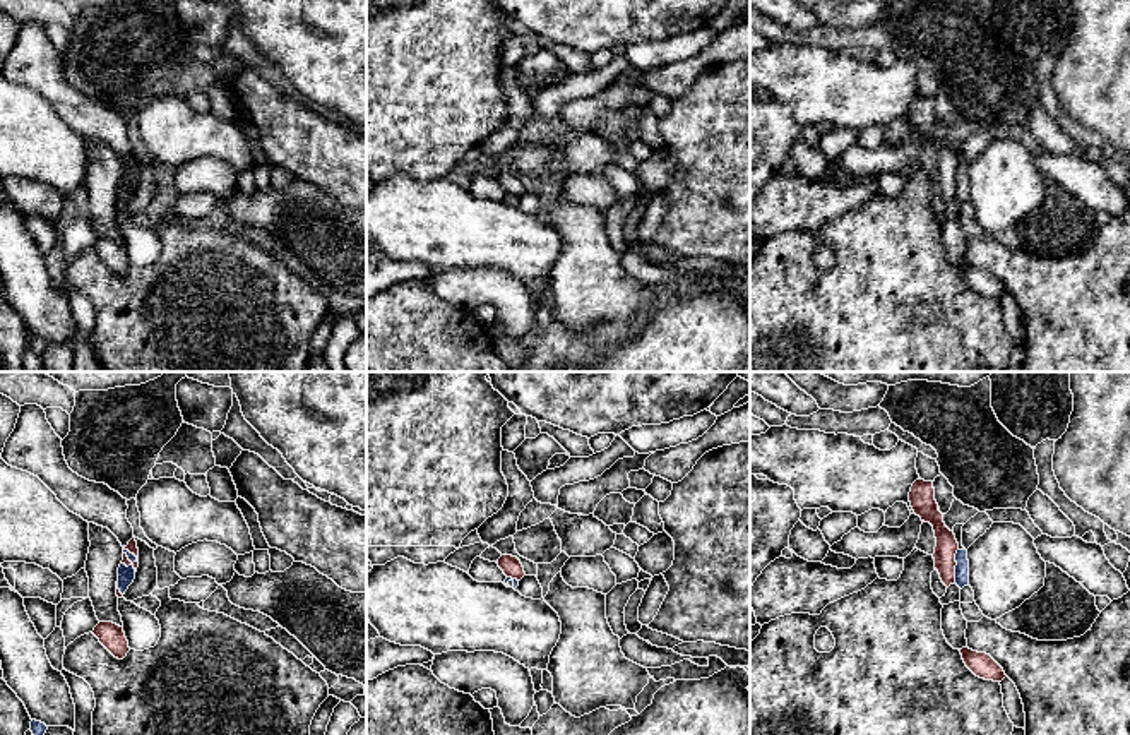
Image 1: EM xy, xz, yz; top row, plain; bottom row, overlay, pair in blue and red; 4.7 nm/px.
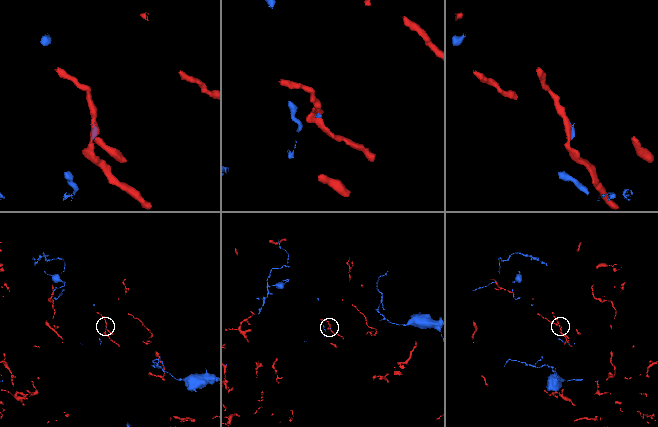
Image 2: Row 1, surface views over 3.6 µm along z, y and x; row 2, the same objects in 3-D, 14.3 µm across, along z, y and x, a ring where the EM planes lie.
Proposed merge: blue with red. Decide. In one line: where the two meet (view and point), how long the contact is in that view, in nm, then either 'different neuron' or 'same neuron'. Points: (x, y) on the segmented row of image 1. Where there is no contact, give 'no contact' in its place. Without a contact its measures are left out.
contact yz (956, 566); length 160 nm; different neuron

